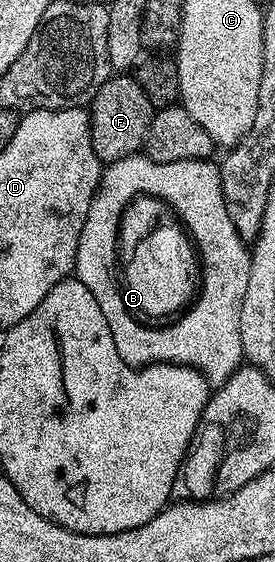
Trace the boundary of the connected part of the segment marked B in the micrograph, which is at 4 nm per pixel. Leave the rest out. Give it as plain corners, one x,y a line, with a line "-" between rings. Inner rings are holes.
133,156
109,162
103,167
100,187
92,197
86,224
82,224
74,274
82,284
86,284
86,288
90,288
94,300
98,300
98,308
102,308
102,316
106,316
110,336
114,336
114,348
118,348
118,356
122,356
126,364
137,368
154,362
193,366
213,387
221,386
242,365
244,358
240,317
242,300
246,300
246,284
250,284
251,267
252,255
244,239
238,236
234,220
230,220
222,192
220,167
215,161
195,158
155,162
146,156
-
140,190
168,196
168,200
176,204
176,210
190,224
202,254
188,254
178,232
162,230
162,250
160,240
150,238
144,244
134,244
128,260
112,262
112,258
116,258
112,244
118,212
122,204
126,204
128,196
134,196
134,192

